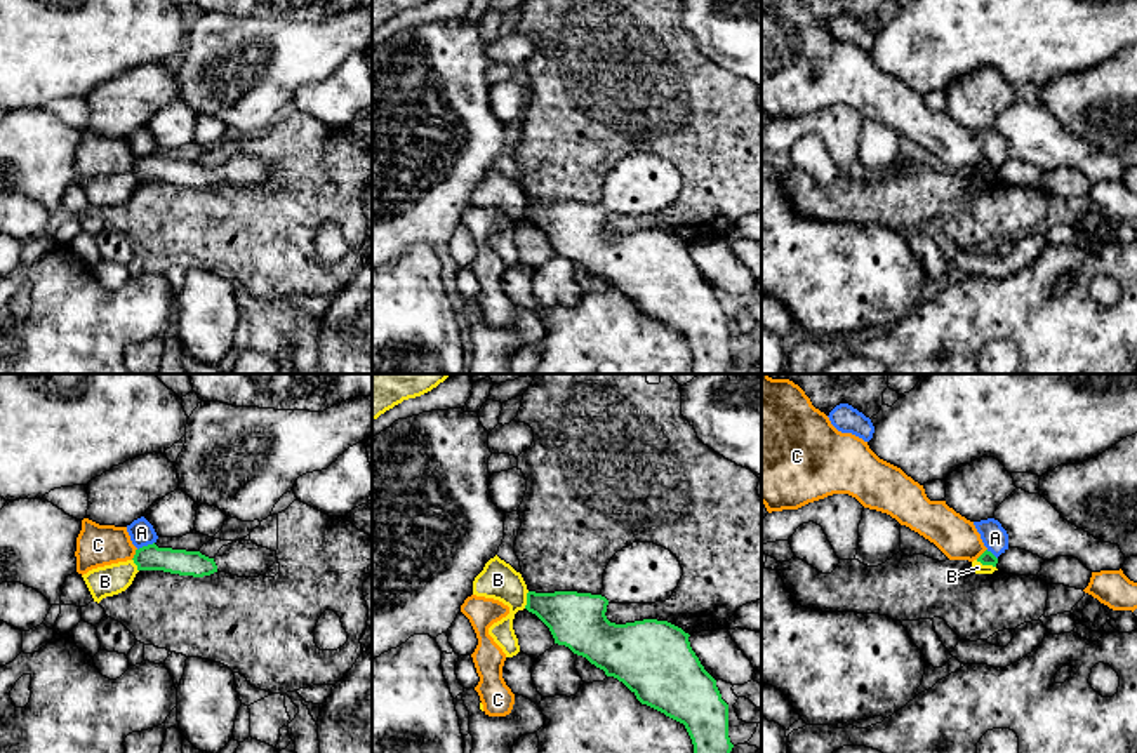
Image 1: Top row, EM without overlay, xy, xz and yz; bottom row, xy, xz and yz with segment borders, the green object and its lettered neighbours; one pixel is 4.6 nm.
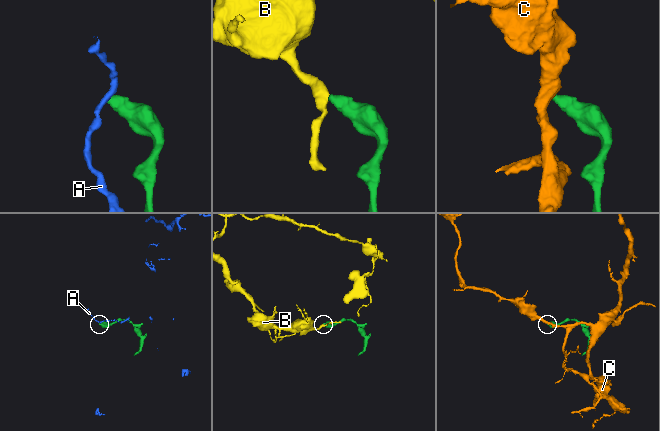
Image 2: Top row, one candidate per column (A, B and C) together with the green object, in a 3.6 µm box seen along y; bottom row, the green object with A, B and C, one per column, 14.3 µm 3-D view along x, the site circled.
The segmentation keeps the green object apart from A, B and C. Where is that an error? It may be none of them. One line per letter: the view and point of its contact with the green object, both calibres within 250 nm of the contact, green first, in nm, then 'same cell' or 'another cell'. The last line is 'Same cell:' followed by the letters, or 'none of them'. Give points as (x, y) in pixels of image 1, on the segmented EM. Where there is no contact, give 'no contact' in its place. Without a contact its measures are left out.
A: contact xy (145, 546); calibres 120 and 120 nm; another cell
B: contact yz (986, 564); calibres 60 and 50 nm; another cell
C: contact xy (136, 553); calibres 120 and 190 nm; another cell
Same cell: none of them

